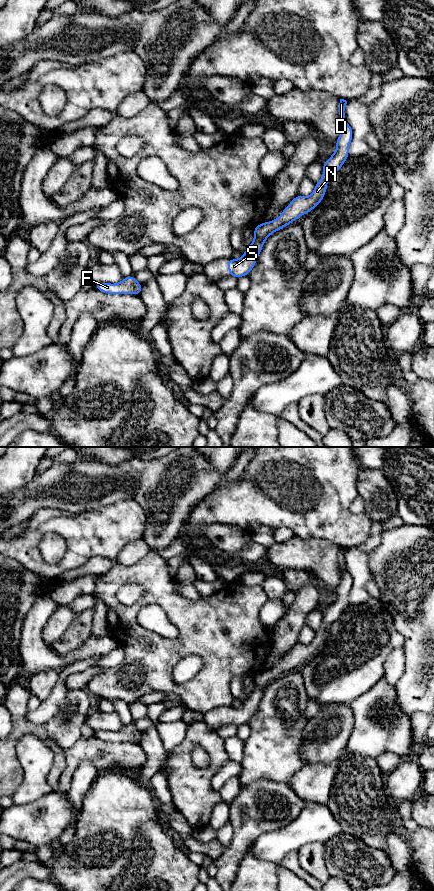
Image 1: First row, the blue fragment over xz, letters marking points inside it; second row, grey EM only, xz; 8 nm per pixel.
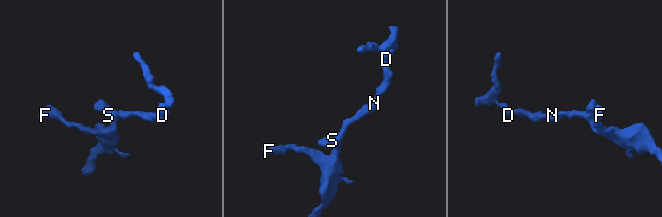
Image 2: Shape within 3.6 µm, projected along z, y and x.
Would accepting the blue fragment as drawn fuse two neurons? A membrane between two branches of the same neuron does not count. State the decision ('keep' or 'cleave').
keep

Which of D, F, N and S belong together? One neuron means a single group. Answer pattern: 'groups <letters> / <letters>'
groups D F N S

